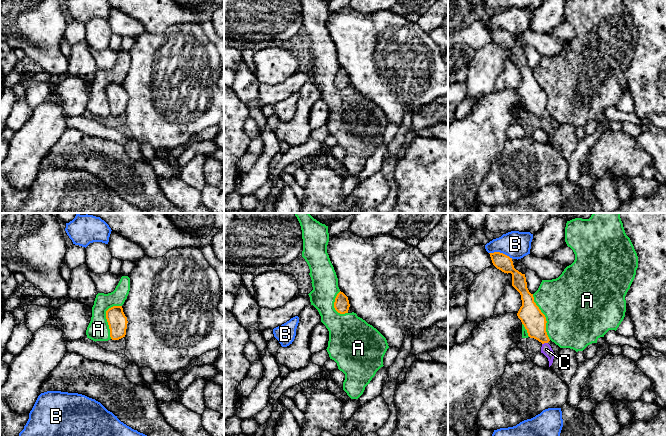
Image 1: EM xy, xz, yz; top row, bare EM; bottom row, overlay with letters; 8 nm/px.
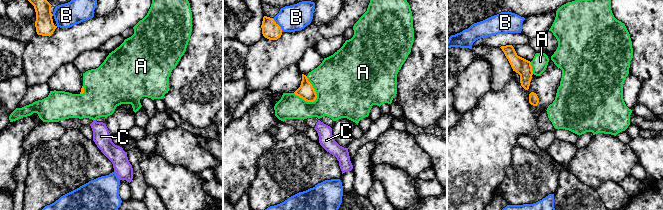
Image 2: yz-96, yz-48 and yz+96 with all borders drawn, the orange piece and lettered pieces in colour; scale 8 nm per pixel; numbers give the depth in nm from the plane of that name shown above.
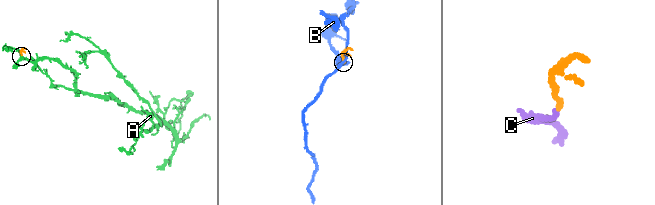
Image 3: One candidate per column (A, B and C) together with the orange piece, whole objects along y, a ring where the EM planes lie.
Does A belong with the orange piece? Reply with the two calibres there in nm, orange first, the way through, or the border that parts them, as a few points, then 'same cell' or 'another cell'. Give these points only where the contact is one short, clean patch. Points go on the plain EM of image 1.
190 nm thick on the orange side, 500 nm on the other; another cell

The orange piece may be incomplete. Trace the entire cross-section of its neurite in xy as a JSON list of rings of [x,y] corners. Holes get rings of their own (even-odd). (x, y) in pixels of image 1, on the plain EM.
[[[113,82],[109,84],[106,87],[106,95],[112,116],[119,116],[125,113],[128,97],[122,82]]]

